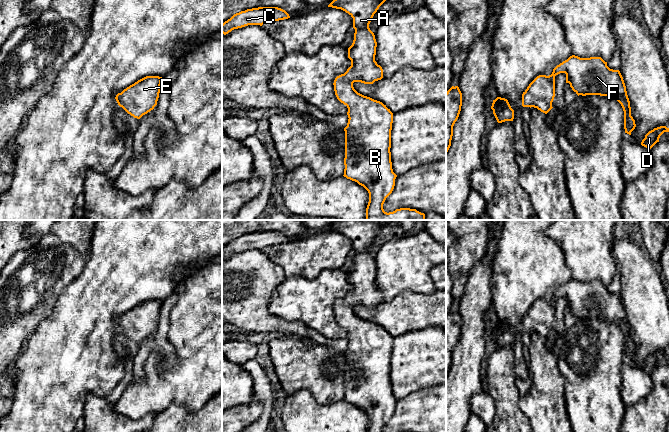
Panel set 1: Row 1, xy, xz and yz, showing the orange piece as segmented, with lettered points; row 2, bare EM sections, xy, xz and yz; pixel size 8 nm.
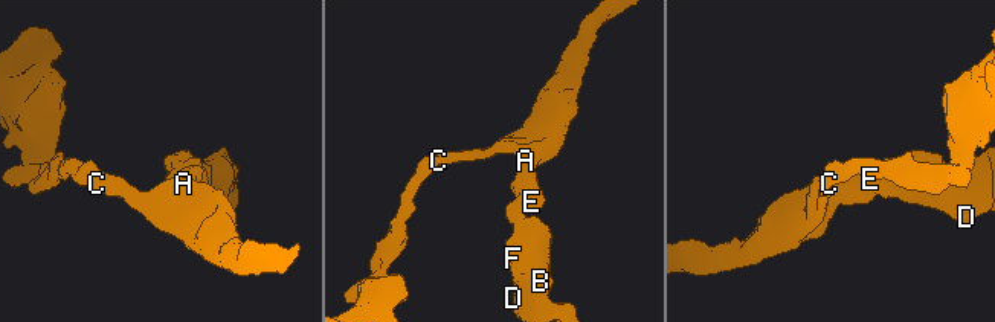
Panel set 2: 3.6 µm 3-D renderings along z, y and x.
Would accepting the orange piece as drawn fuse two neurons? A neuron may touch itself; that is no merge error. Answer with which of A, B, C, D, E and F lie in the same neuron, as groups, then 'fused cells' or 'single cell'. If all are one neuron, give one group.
A B C D E F; single cell

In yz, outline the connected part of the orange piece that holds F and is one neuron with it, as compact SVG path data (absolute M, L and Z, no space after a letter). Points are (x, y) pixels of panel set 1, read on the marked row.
M572 55L557 65L551 75L537 76L522 94L522 106L534 107L547 114L553 107L555 76L565 73L566 83L579 96L600 95L615 98L624 111L625 133L631 135L635 120L631 116L630 101L619 70L610 69L601 57L580 58Z

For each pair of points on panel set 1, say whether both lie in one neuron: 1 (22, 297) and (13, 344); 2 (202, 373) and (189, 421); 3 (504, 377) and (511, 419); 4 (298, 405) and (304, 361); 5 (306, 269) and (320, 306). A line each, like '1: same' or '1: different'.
1: same
2: different
3: same
4: different
5: different

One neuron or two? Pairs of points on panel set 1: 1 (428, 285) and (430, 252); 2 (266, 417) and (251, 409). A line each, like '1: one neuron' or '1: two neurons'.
1: one neuron
2: two neurons

